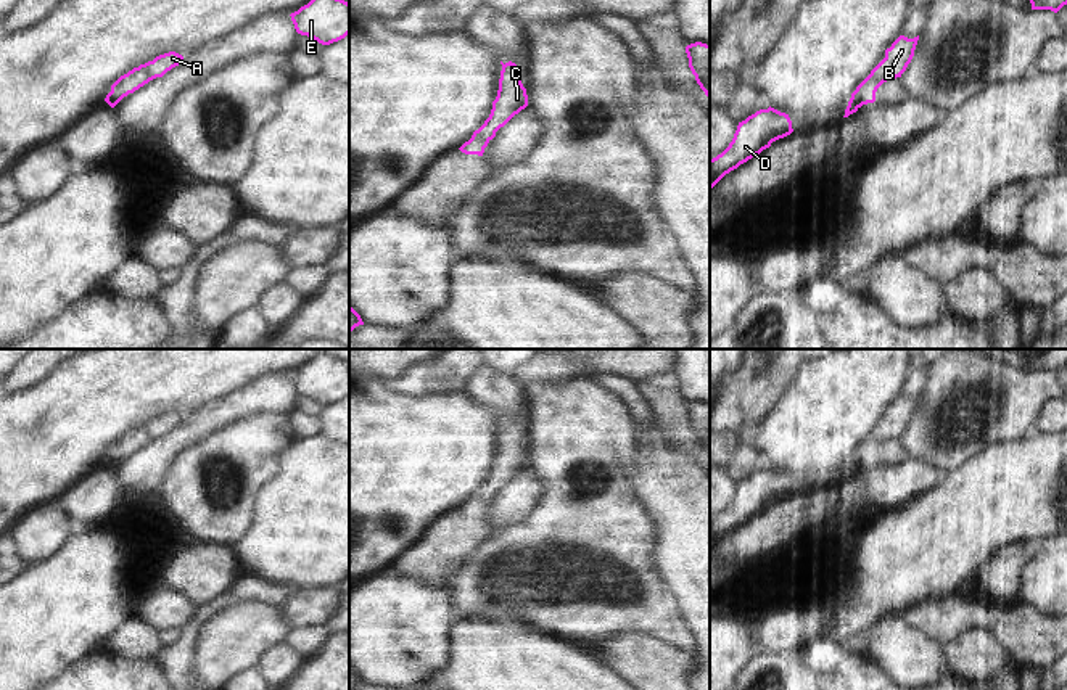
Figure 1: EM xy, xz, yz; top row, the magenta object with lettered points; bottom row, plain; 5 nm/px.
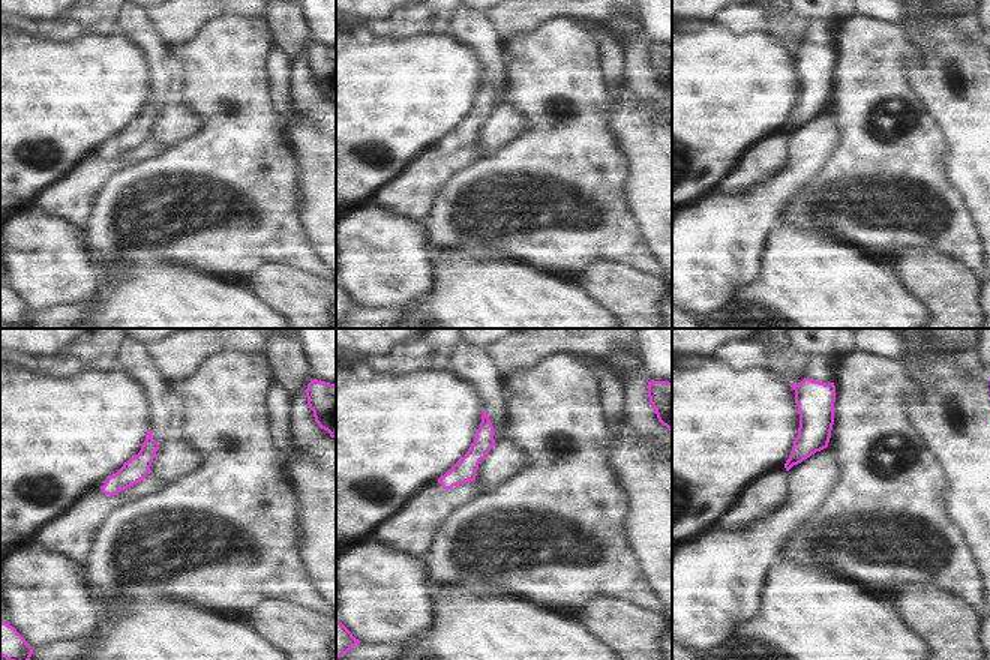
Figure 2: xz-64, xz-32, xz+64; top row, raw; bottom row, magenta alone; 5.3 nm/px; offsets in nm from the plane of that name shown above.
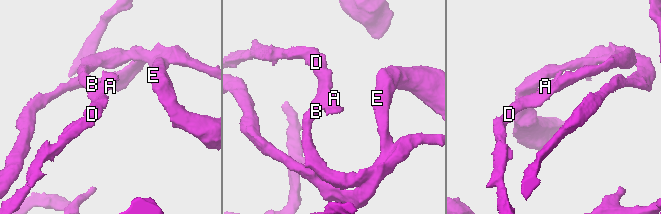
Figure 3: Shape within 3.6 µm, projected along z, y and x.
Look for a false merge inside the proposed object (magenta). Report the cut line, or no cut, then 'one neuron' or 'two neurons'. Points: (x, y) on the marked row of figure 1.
cut none; one neuron

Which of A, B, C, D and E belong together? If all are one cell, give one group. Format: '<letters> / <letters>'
A B C D E

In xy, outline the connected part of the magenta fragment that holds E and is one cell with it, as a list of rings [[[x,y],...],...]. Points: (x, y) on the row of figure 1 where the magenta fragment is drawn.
[[[311,0],[291,13],[295,29],[322,45],[330,45],[349,34],[349,3],[344,0]]]

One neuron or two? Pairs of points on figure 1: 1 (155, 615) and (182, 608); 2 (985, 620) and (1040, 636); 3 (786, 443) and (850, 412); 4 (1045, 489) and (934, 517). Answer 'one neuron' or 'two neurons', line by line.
1: one neuron
2: one neuron
3: one neuron
4: one neuron

